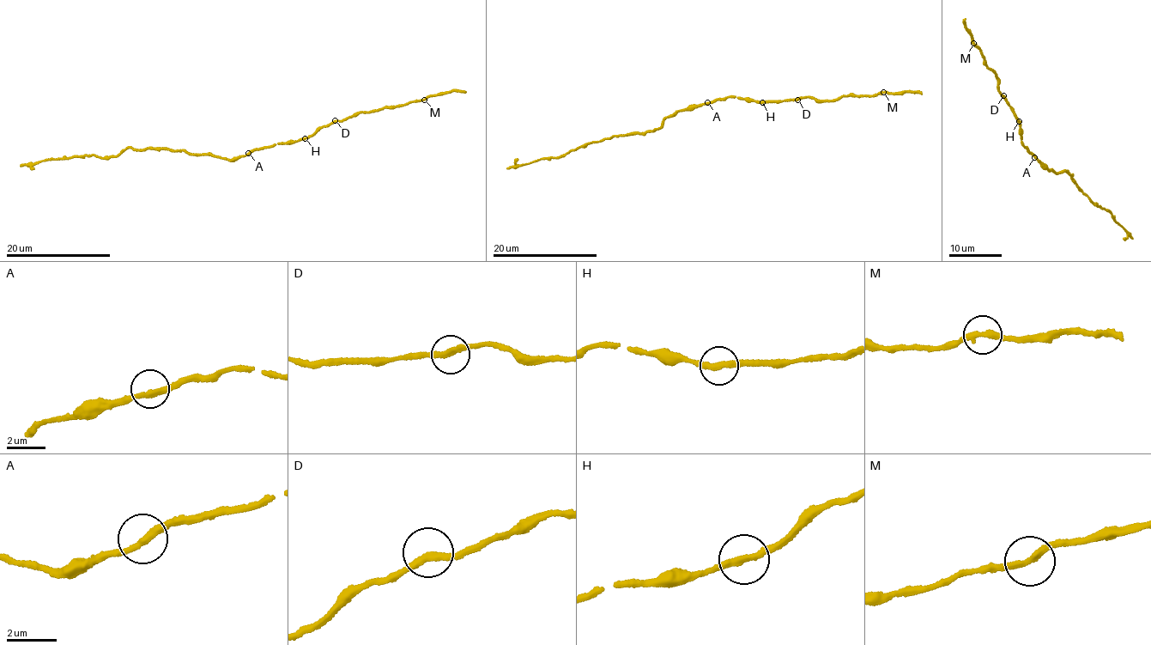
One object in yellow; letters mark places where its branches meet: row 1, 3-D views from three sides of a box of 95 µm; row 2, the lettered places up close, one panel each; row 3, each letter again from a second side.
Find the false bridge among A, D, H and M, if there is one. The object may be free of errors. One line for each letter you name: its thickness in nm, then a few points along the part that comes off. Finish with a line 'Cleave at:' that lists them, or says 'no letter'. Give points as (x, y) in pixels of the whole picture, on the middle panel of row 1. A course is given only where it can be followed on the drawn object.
Cleave at: no letter

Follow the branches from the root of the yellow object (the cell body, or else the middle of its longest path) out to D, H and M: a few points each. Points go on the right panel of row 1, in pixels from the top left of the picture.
D: (1042, 164), (1021, 143), (1020, 124), (1003, 95)
H: (1042, 164), (1021, 143), (1019, 121)
M: (1042, 164), (1021, 143), (1020, 124), (998, 93), (996, 74), (983, 62), (980, 51), (974, 43)

